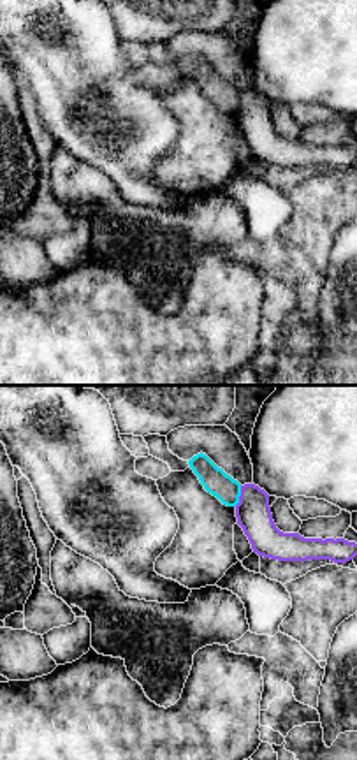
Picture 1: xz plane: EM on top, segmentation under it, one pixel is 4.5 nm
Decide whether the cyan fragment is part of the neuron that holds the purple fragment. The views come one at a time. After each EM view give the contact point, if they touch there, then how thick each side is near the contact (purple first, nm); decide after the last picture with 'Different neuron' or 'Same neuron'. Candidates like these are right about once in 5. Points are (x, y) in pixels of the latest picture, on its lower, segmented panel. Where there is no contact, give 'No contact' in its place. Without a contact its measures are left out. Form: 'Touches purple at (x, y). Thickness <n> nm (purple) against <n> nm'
Touches purple at (240, 496). Thickness 160 nm (purple) against 120 nm

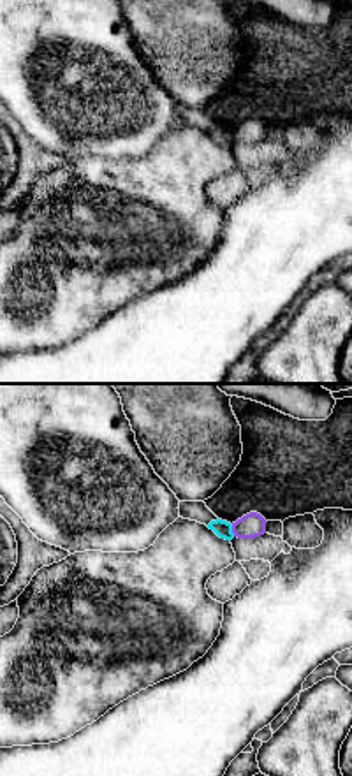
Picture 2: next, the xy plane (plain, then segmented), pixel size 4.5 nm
Touches purple at (233, 530). Thickness 120 nm (purple) against 80 nm

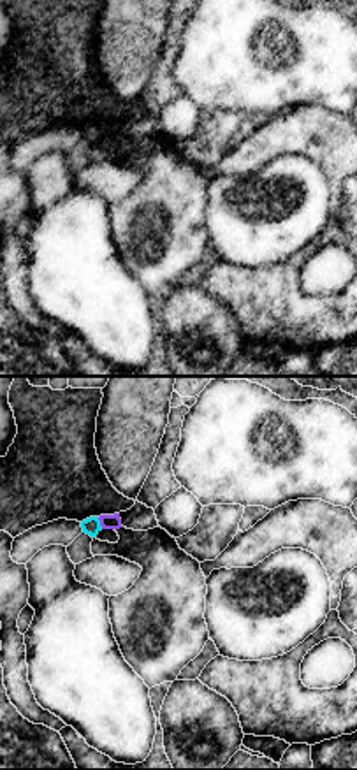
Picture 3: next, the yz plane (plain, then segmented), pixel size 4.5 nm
Touches purple at (101, 523). Thickness 60 nm (purple) against 80 nm

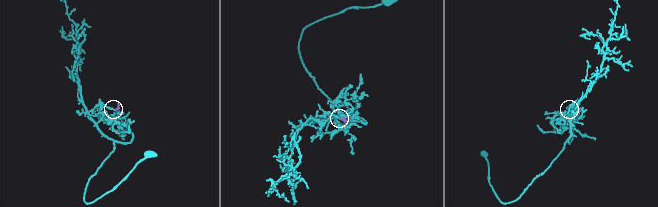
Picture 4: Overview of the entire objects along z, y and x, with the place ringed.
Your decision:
Different neuron

